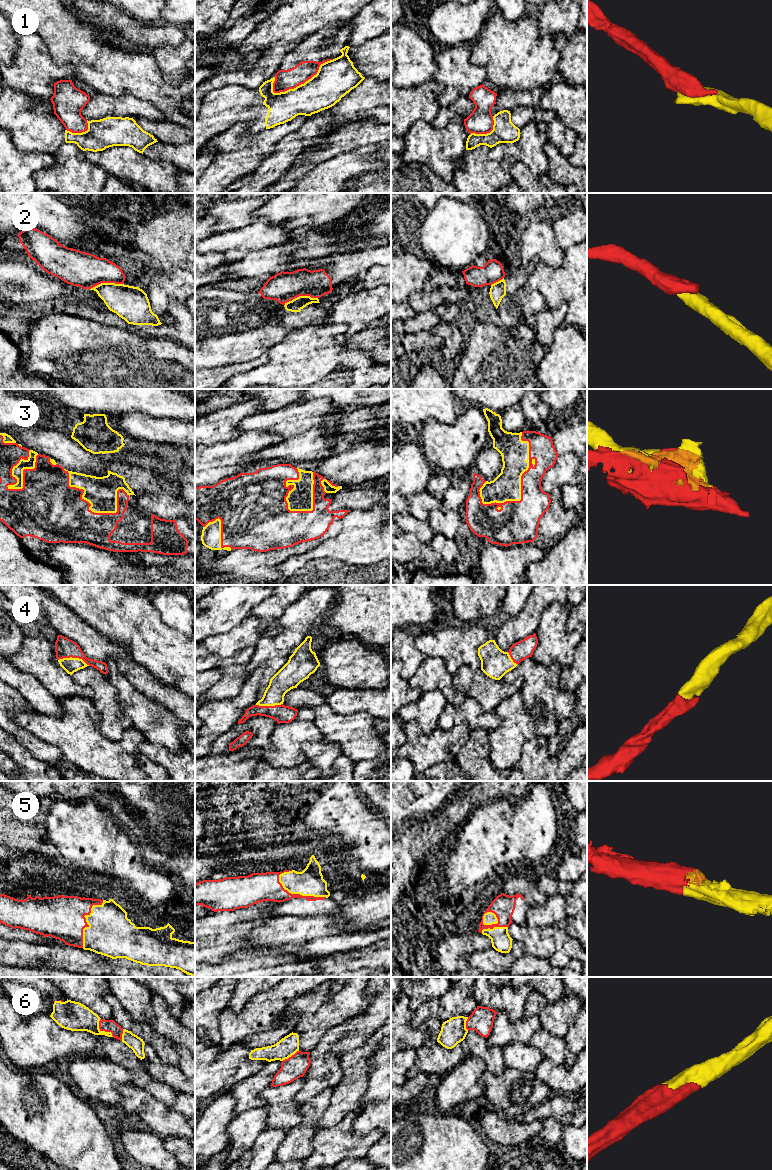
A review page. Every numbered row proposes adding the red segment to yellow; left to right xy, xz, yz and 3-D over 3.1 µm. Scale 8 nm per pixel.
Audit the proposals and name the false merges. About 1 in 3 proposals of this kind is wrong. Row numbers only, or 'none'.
1, 2

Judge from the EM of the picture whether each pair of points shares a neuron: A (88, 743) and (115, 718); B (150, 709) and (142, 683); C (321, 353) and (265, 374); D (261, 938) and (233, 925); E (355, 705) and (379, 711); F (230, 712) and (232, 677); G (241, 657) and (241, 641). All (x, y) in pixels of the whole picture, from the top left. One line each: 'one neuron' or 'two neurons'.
A: two neurons
B: two neurons
C: one neuron
D: two neurons
E: one neuron
F: two neurons
G: one neuron

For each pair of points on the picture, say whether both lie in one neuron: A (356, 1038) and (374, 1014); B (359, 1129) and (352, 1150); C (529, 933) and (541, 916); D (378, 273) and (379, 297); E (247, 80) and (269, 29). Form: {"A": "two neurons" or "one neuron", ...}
{"A": "one neuron", "B": "two neurons", "C": "two neurons", "D": "two neurons", "E": "one neuron"}

